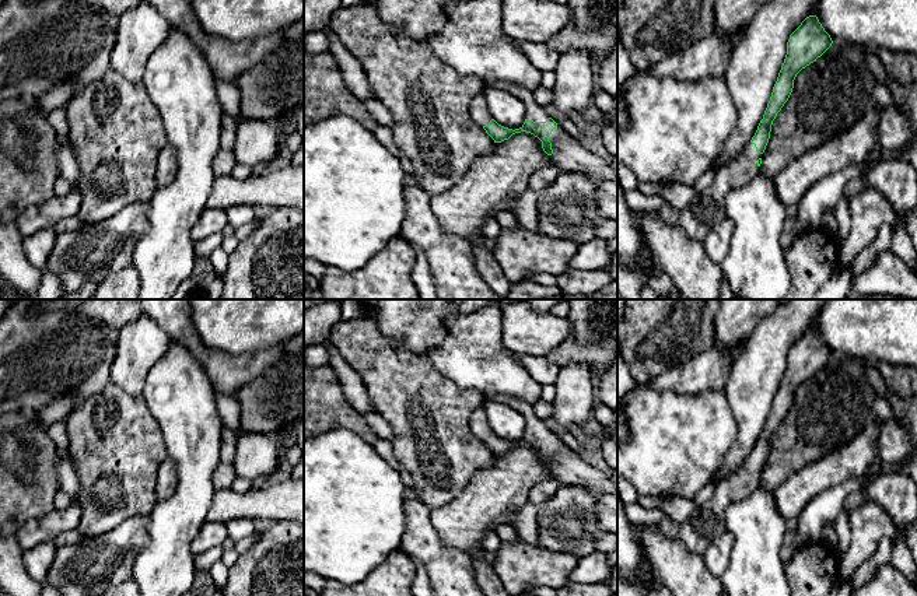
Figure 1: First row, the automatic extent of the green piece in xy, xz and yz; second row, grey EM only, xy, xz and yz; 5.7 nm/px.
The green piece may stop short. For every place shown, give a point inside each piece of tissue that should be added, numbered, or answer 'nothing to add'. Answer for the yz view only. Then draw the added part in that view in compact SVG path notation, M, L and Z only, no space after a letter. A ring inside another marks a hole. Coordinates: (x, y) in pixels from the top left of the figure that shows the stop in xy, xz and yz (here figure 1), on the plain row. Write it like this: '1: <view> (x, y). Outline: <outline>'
1: yz (696, 533). Outline: M748 456L735 474L717 481L713 497L679 526L678 537L690 554L704 555L711 540L724 532L727 508L759 488L762 469Z

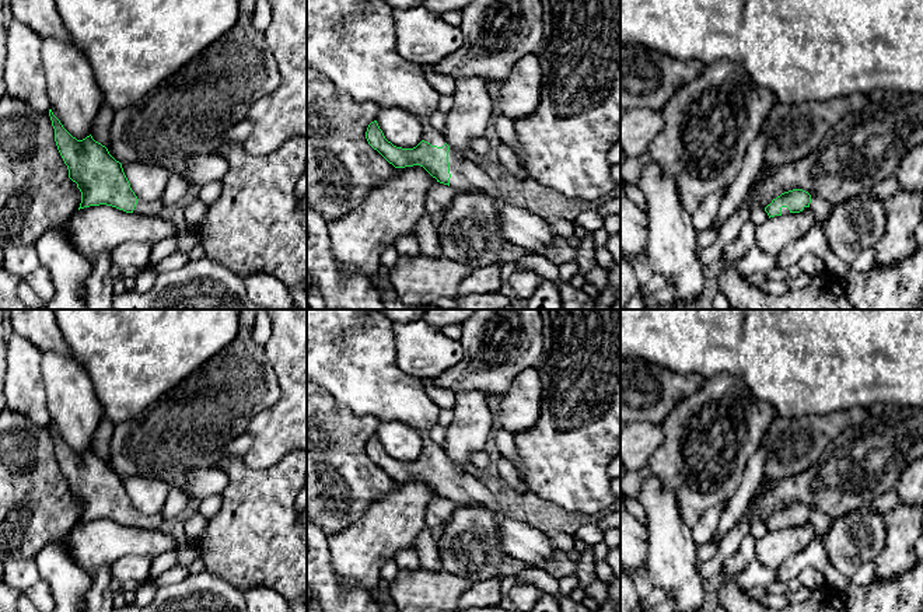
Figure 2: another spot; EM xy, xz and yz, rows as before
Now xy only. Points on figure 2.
1: xy (154, 521). Outline: M162 511L154 515L143 515L139 513L133 527L140 529L160 529L164 521Z

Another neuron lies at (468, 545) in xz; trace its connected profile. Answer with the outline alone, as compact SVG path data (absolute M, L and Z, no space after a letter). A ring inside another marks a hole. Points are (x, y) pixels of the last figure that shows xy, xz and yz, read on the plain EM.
M487 506L457 507L436 536L443 571L458 574L475 584L500 576L500 566L510 559L499 539L504 514Z

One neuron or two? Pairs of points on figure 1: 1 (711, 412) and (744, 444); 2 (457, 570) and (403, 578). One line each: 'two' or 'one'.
1: two
2: two

